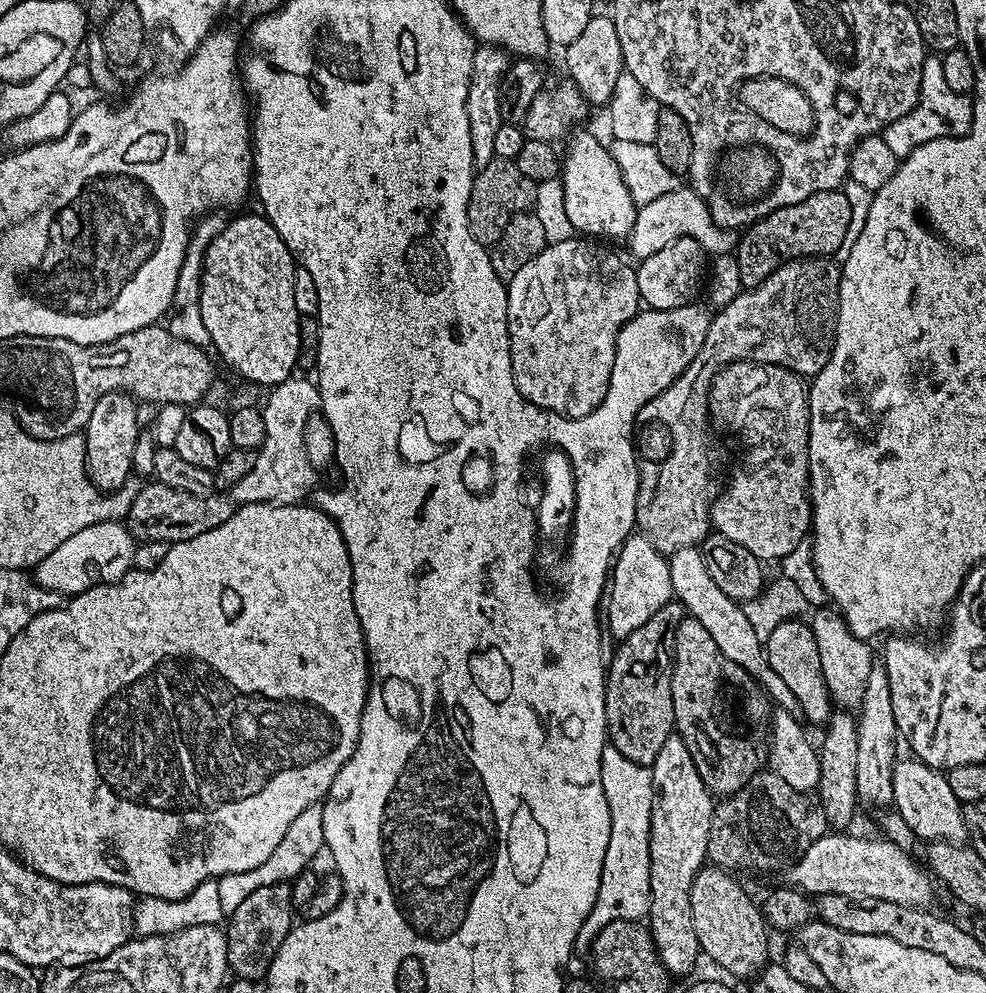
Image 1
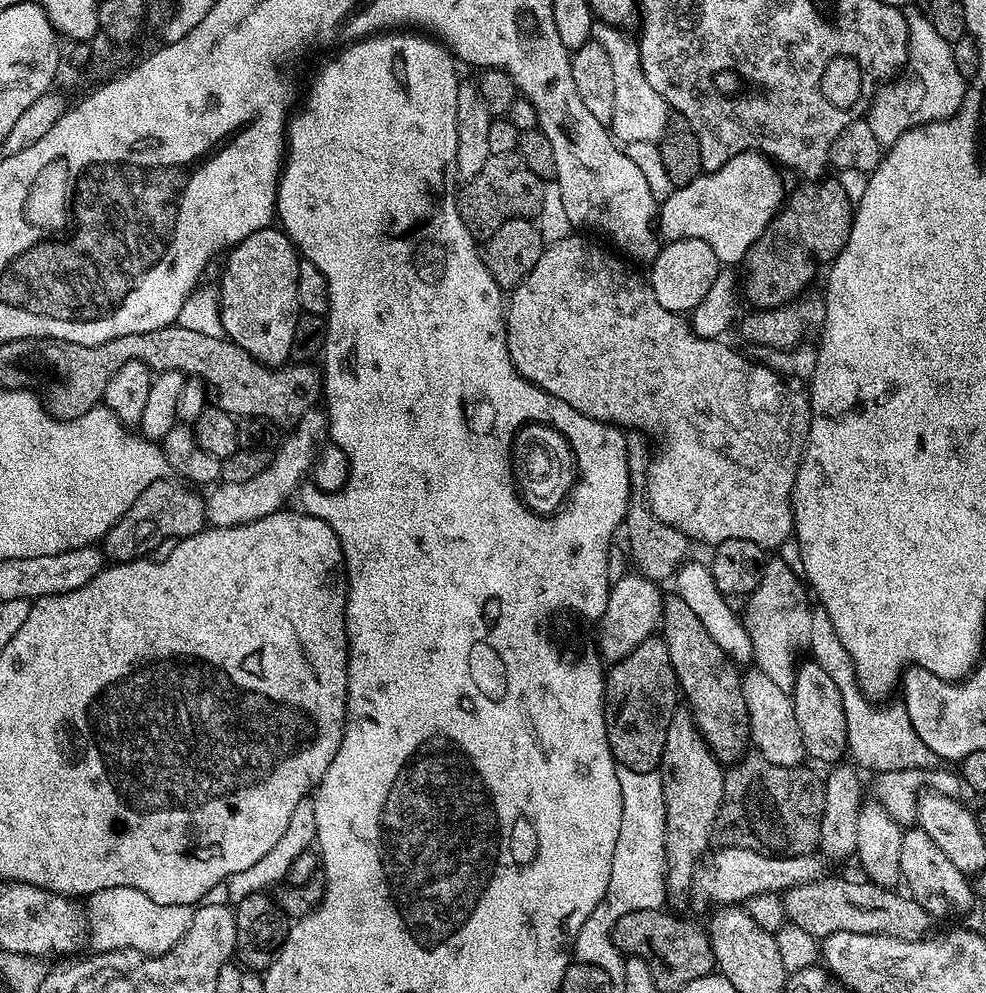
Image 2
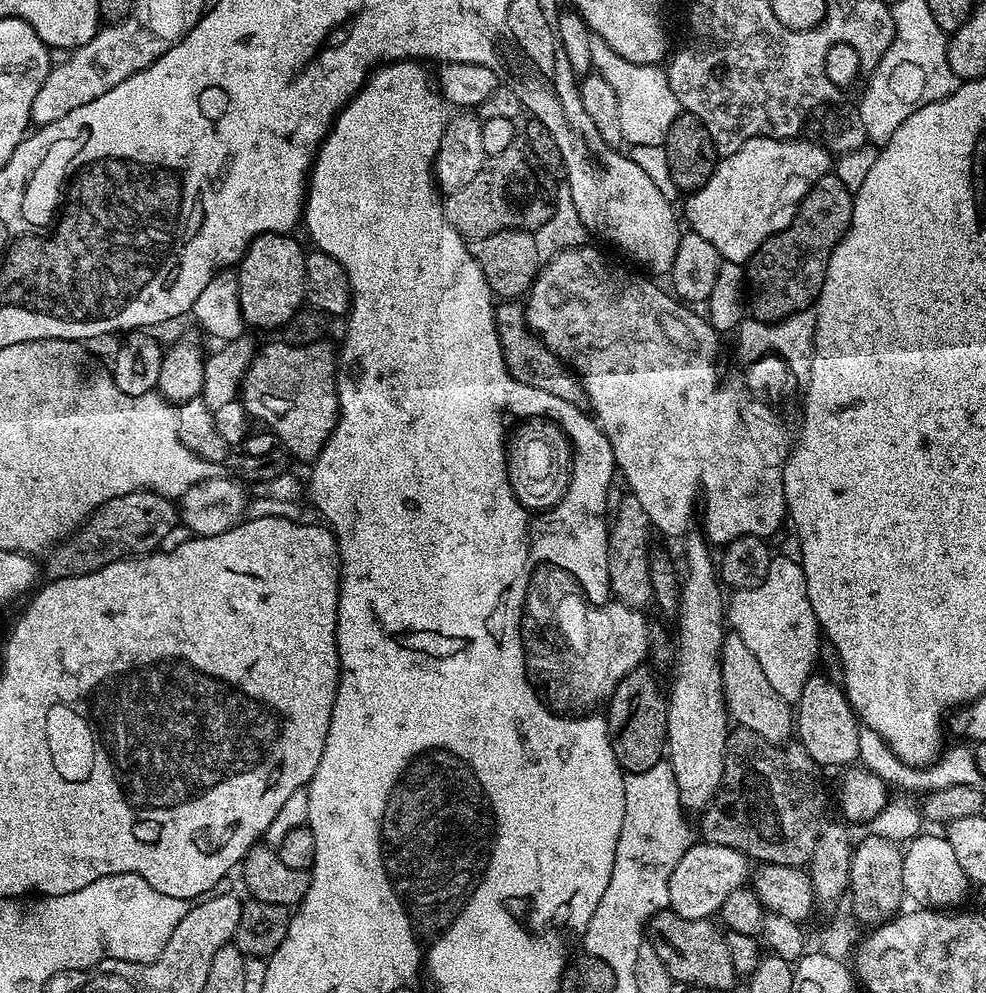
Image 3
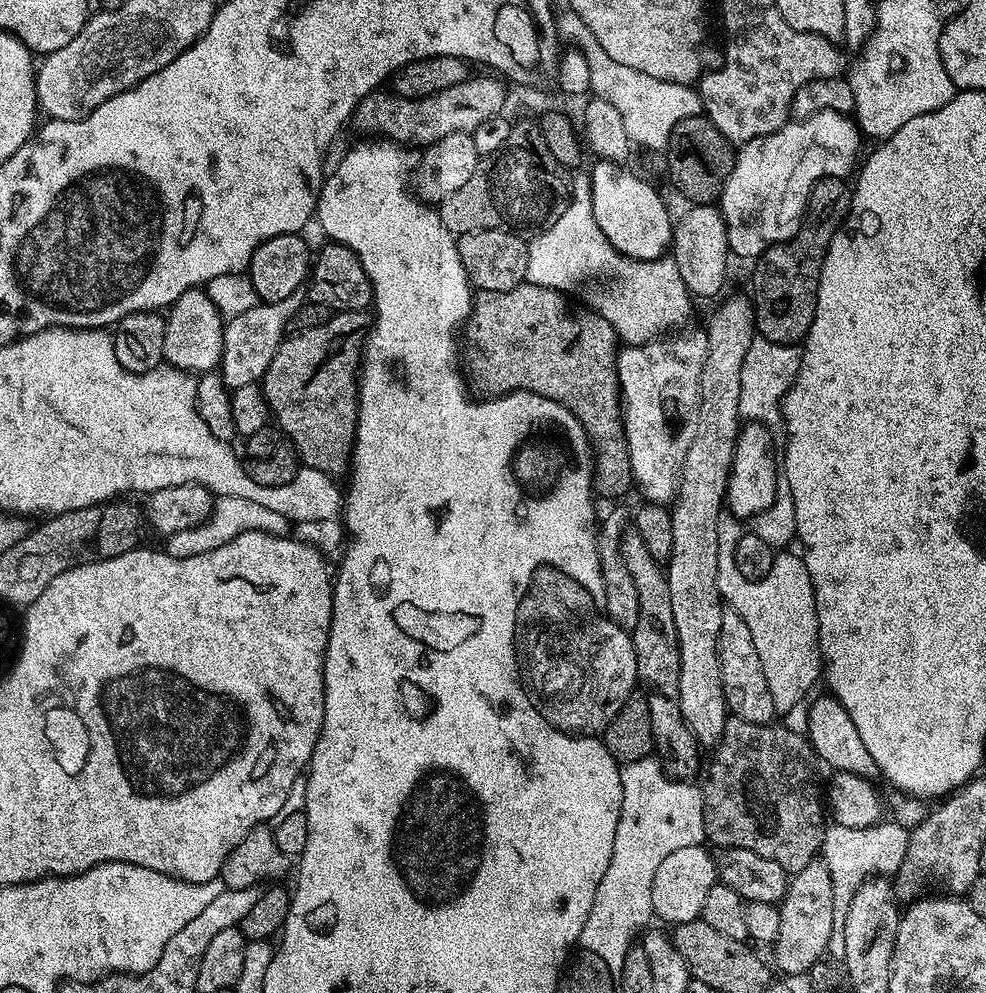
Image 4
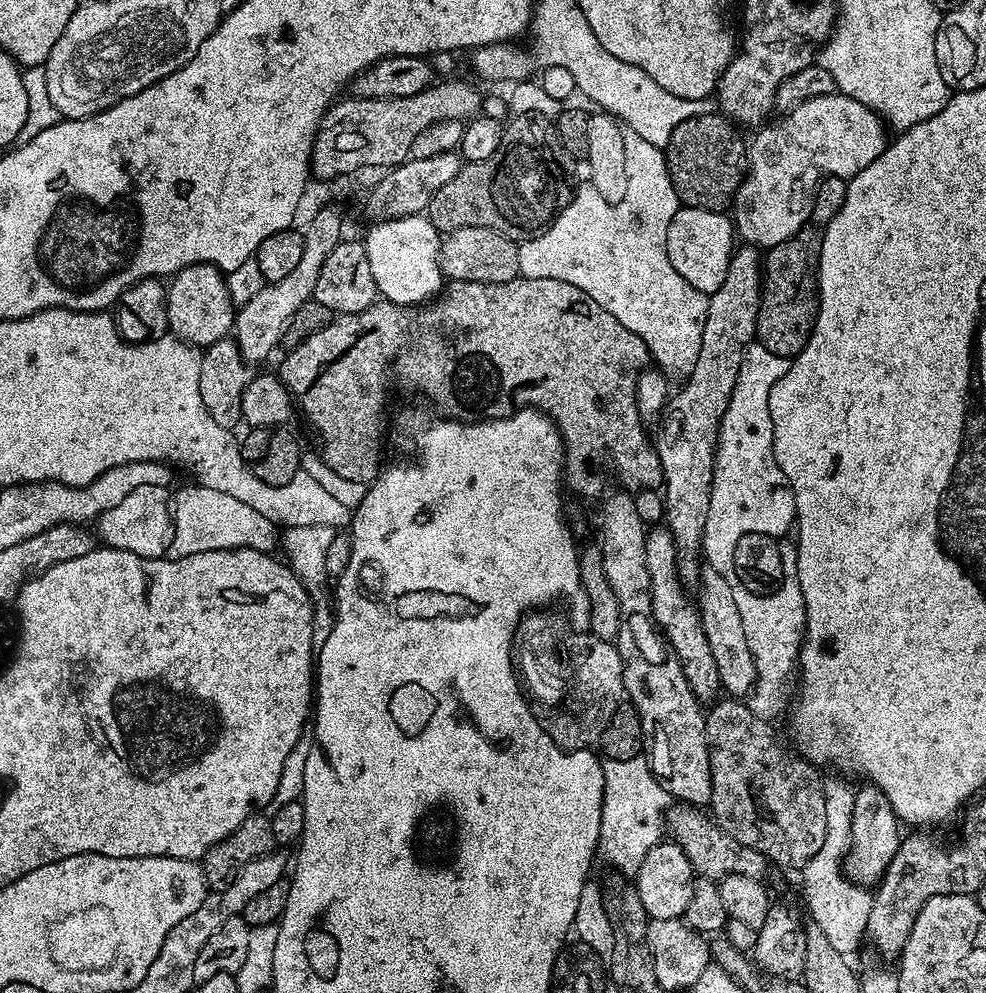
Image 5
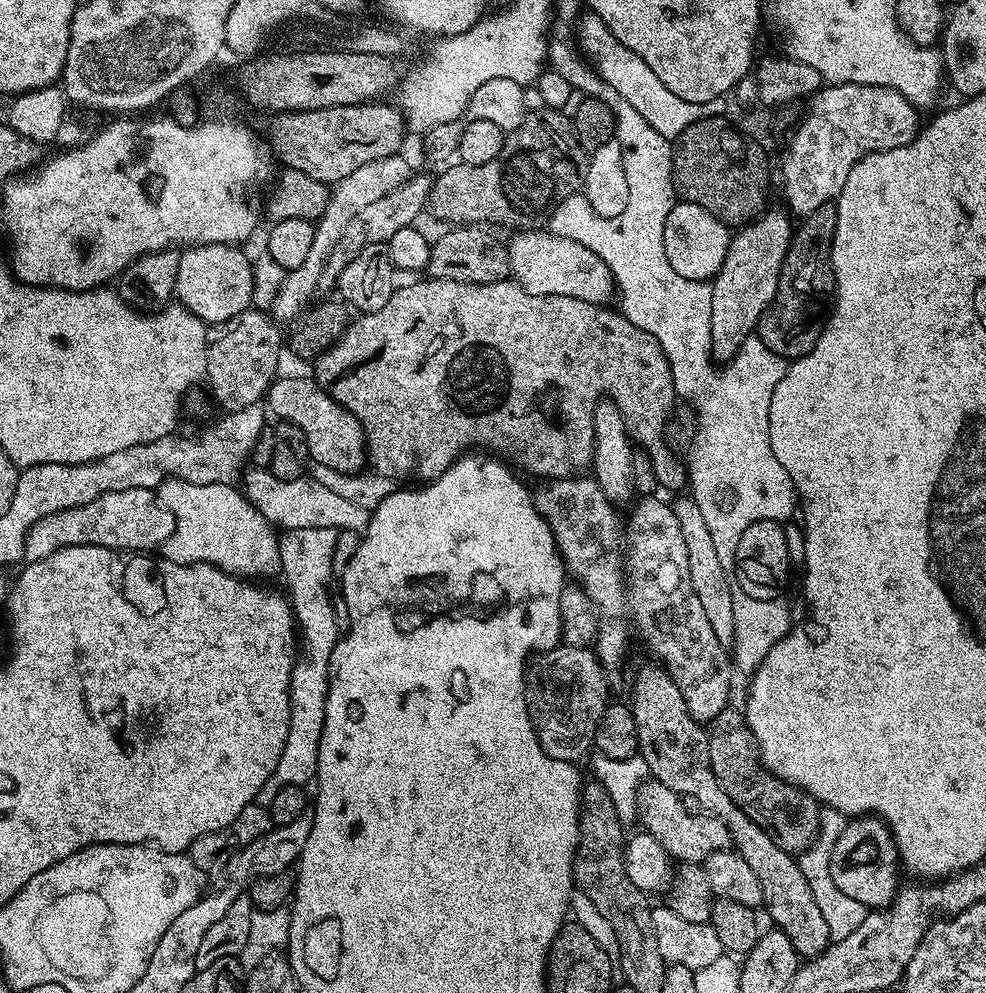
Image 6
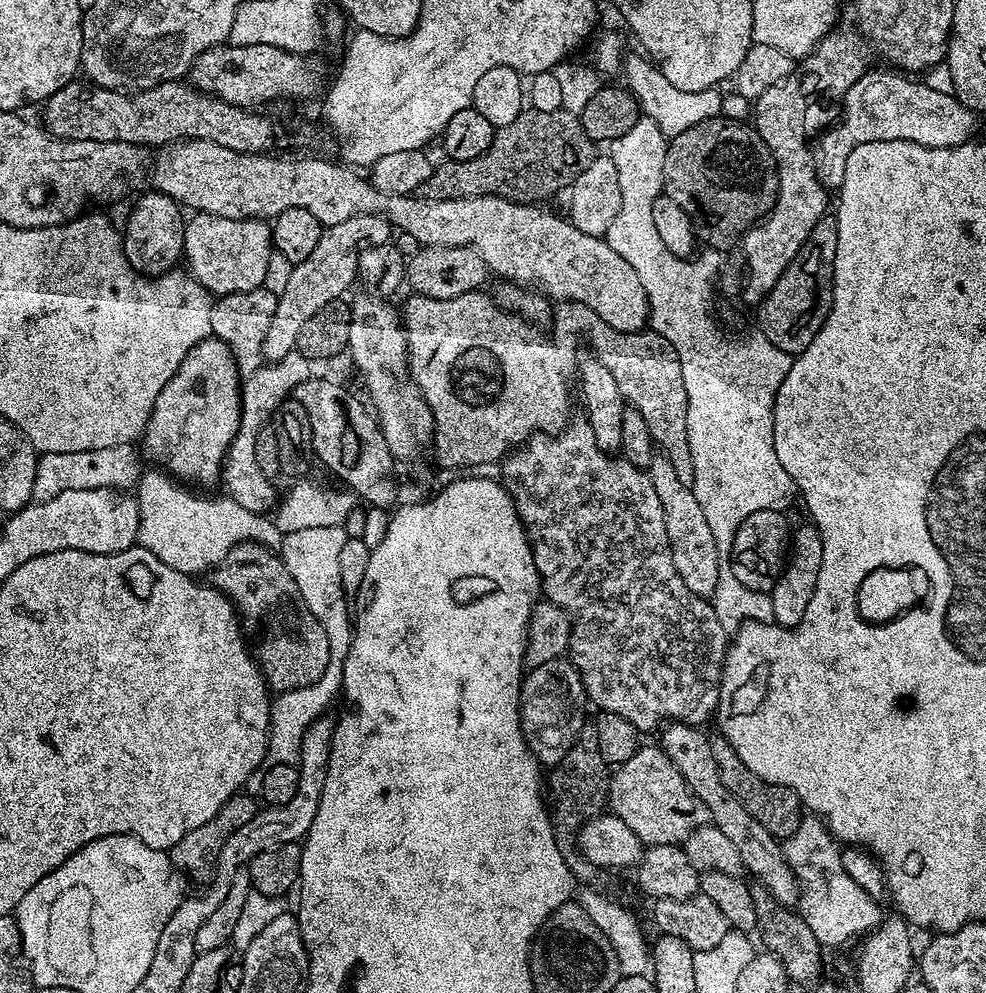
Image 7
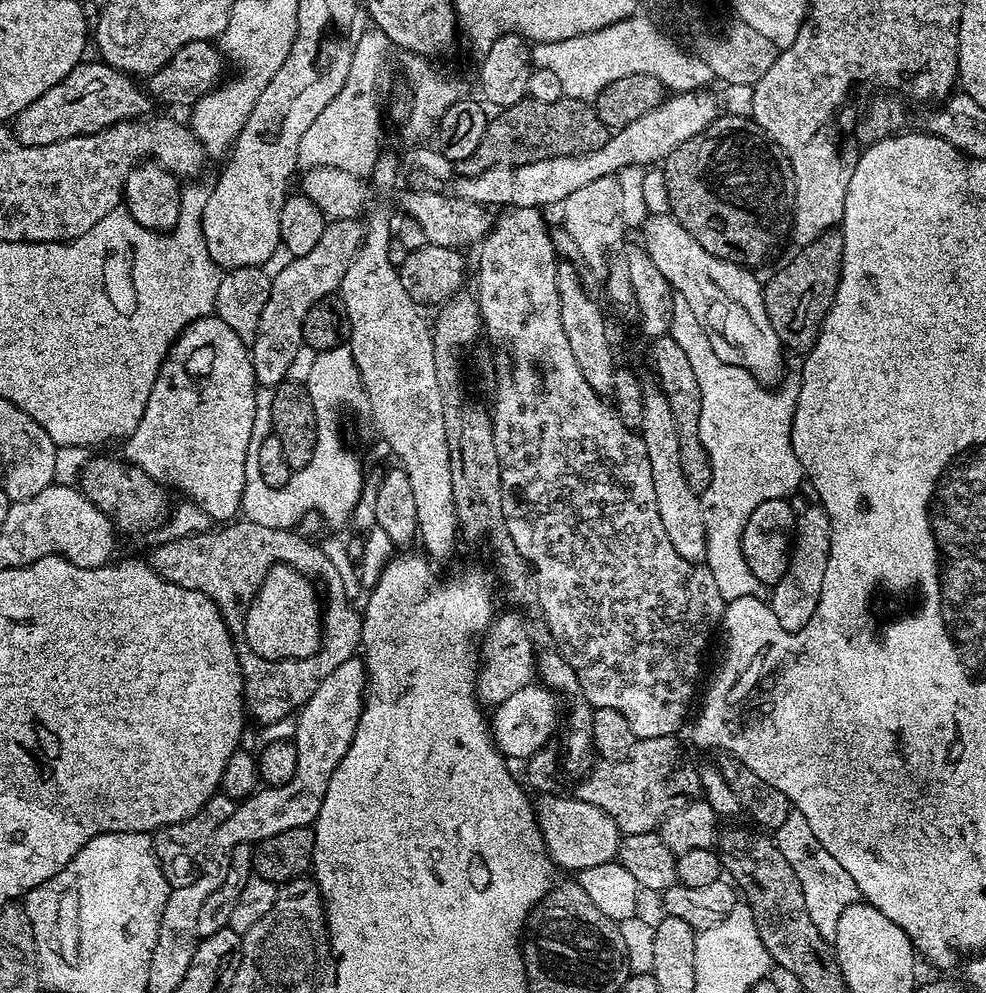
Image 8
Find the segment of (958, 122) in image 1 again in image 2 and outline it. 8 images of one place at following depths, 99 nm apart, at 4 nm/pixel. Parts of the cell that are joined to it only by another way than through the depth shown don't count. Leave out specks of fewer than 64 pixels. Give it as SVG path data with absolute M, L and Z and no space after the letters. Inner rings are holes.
M909 11L907 17L908 63L902 75L896 78L901 80L893 79L885 92L877 91L866 108L868 125L881 146L898 142L908 128L950 118L964 101L966 77L958 70L958 62L954 62L953 41L942 38L923 11Z

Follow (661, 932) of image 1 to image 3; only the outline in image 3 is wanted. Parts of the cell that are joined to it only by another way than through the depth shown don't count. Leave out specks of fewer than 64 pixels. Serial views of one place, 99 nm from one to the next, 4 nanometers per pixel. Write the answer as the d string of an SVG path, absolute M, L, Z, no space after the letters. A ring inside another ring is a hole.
M689 535L682 560L680 586L680 673L672 684L668 697L667 763L671 764L678 782L682 806L695 814L716 799L720 788L726 742L730 731L728 704L722 686L722 646L726 635L726 592L718 575L713 549L703 535ZM709 548L709 549L708 549ZM721 588L721 589L720 589ZM724 592L725 596L724 596Z

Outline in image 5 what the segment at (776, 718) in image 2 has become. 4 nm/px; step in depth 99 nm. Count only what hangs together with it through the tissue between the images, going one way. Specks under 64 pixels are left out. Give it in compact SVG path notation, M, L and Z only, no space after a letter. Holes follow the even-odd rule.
M707 566L701 567L699 588L700 621L702 630L706 630L706 642L710 642L710 654L714 654L714 662L718 662L721 689L732 698L747 697L756 686L756 667L750 654L750 642L746 642L746 630L742 630L742 614L738 614L738 605L734 603L736 589L718 574L718 570Z

